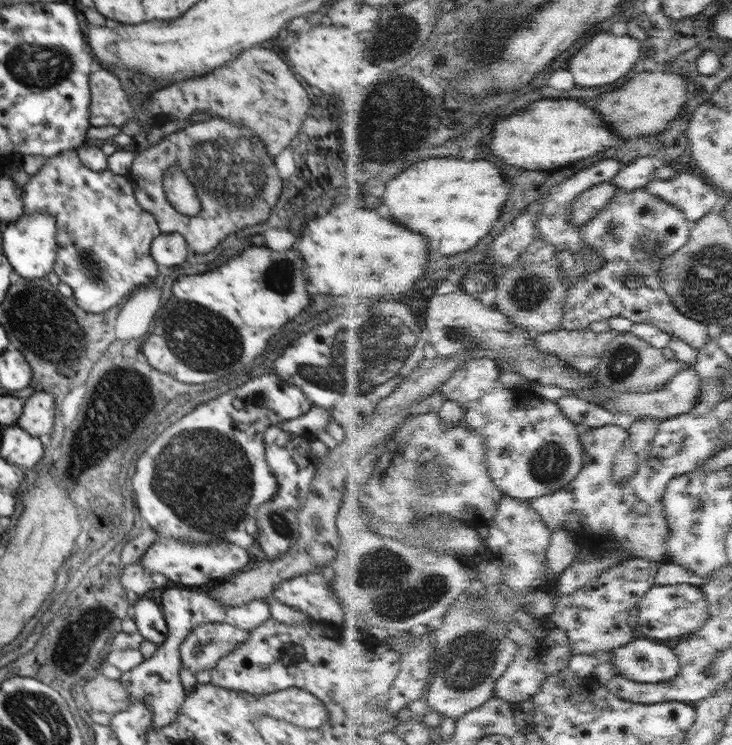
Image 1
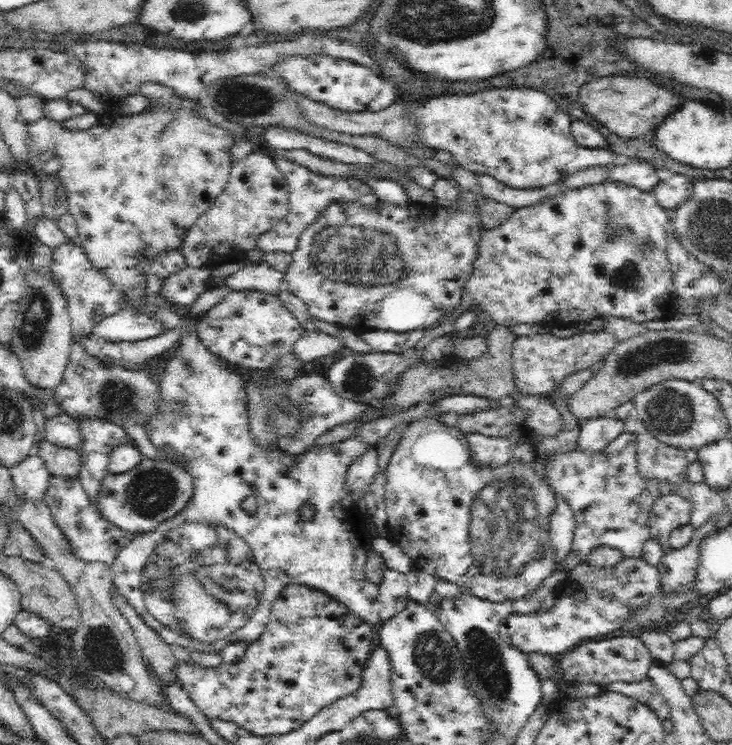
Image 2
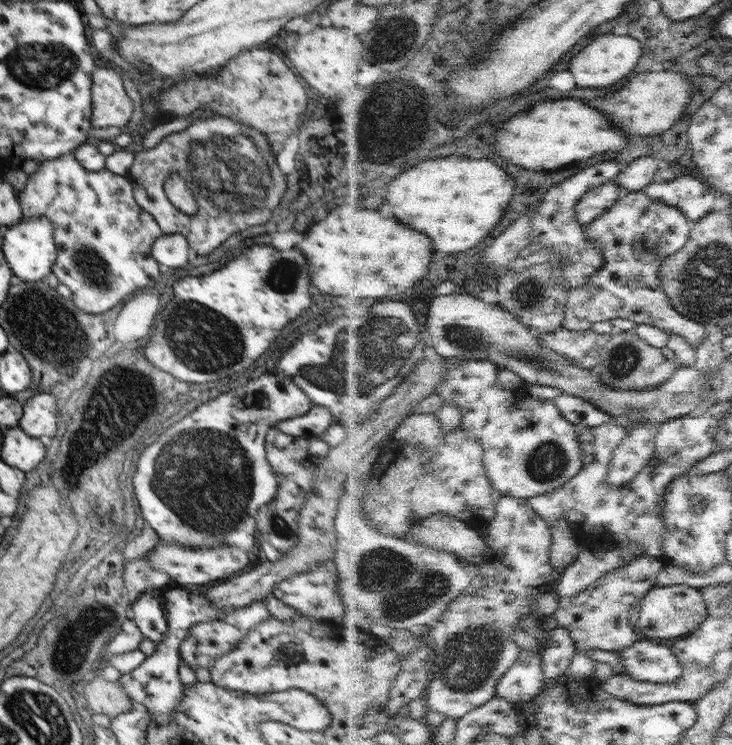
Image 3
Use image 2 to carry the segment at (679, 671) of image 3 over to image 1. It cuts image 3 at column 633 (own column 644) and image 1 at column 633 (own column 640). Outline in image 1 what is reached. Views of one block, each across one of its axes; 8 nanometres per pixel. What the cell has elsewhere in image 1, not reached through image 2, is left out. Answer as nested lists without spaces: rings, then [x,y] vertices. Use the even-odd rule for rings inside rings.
[[[643,635],[613,653],[618,674],[636,682],[670,682],[682,673],[681,660],[674,648]]]

